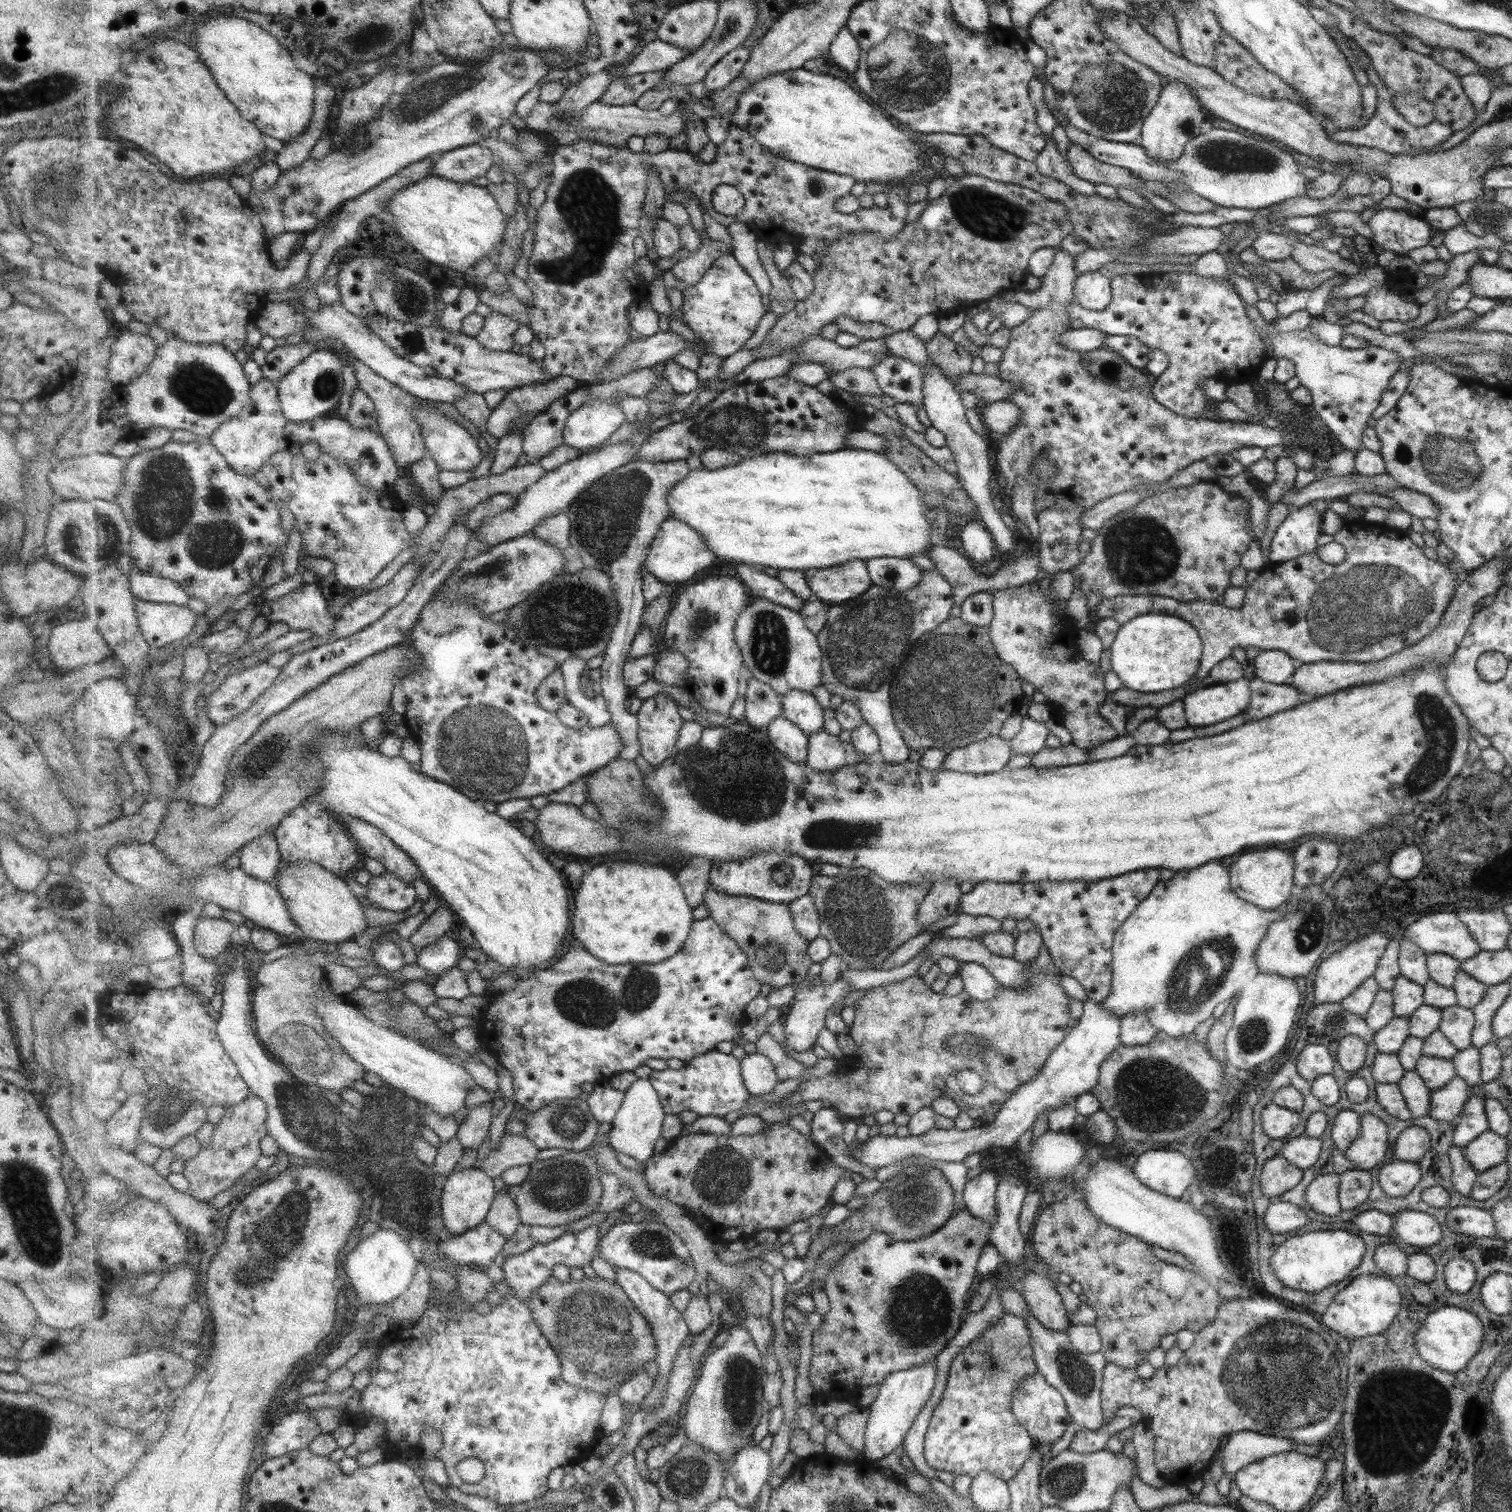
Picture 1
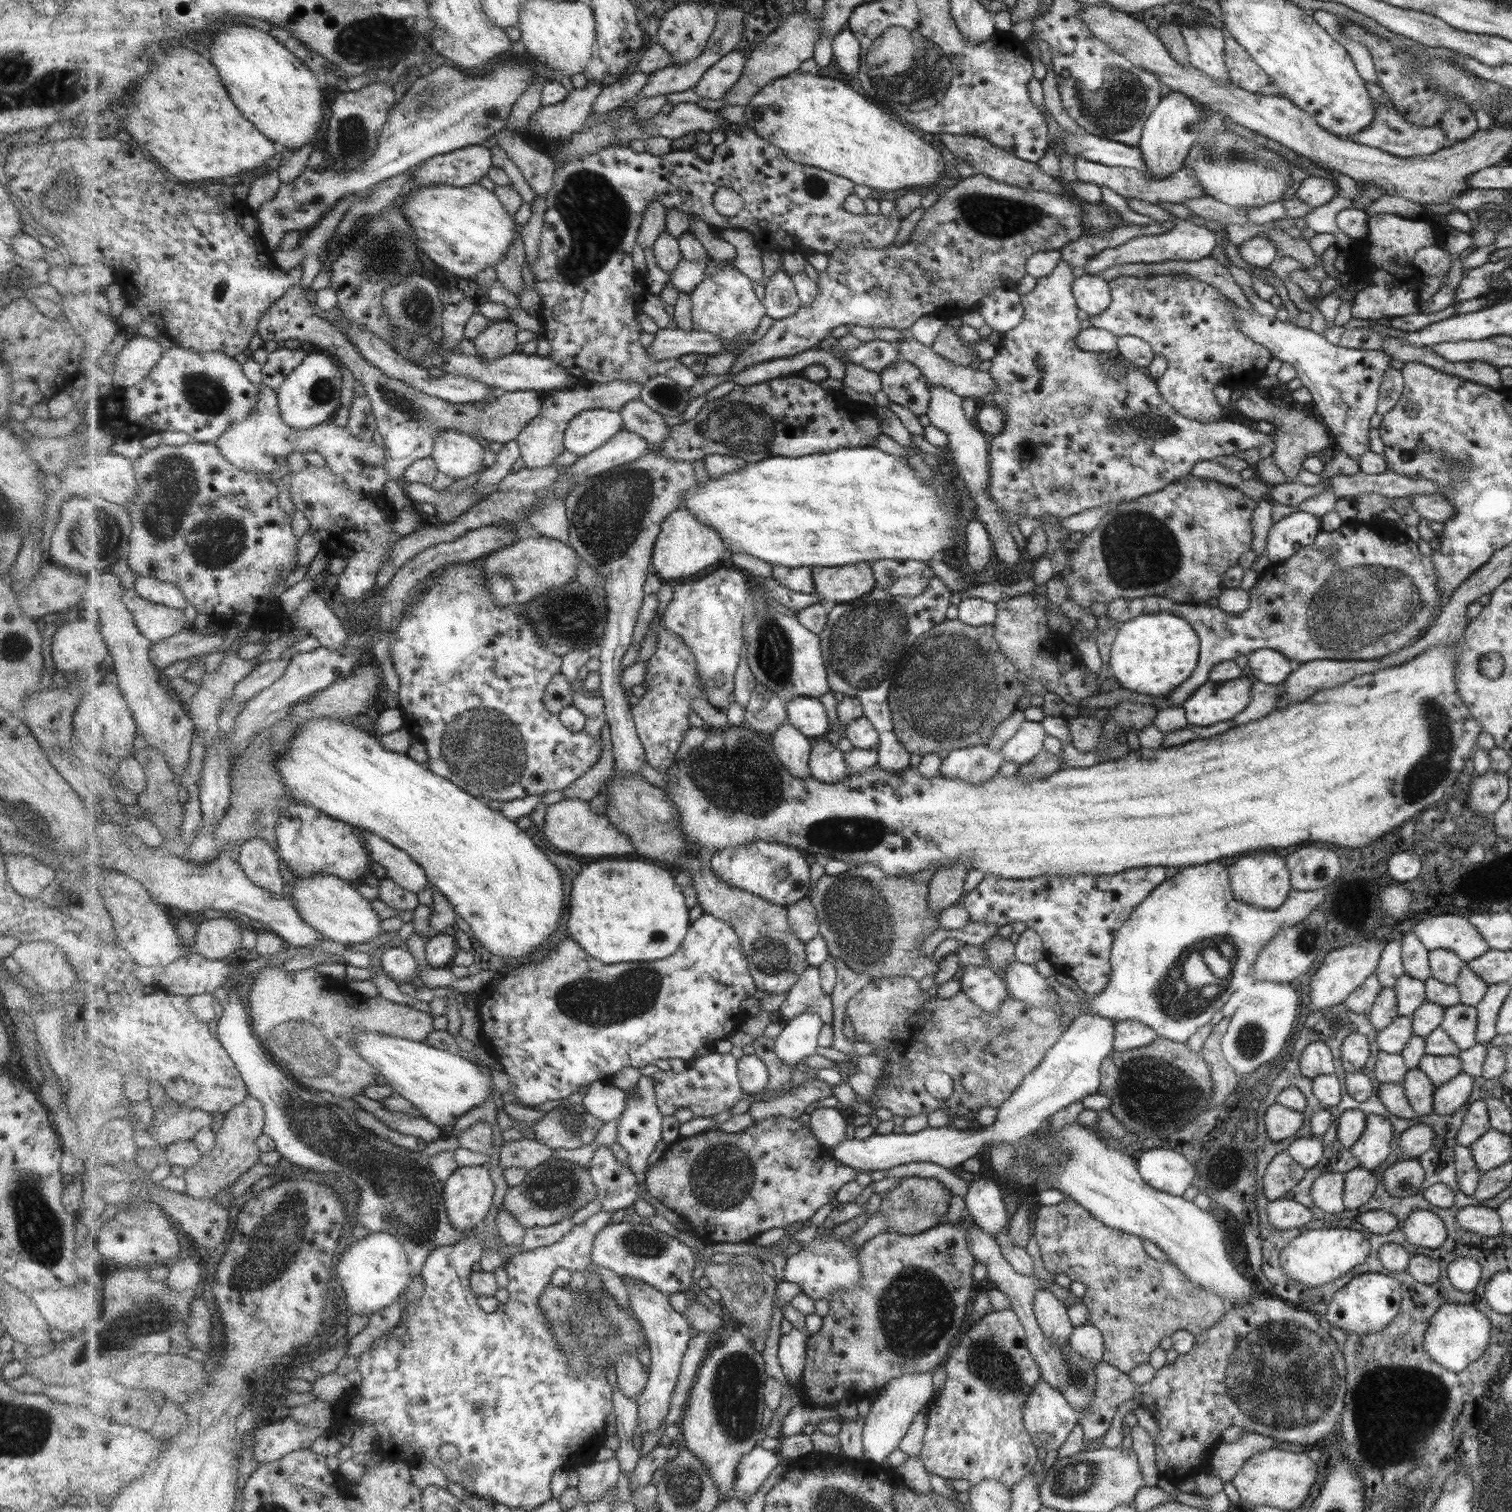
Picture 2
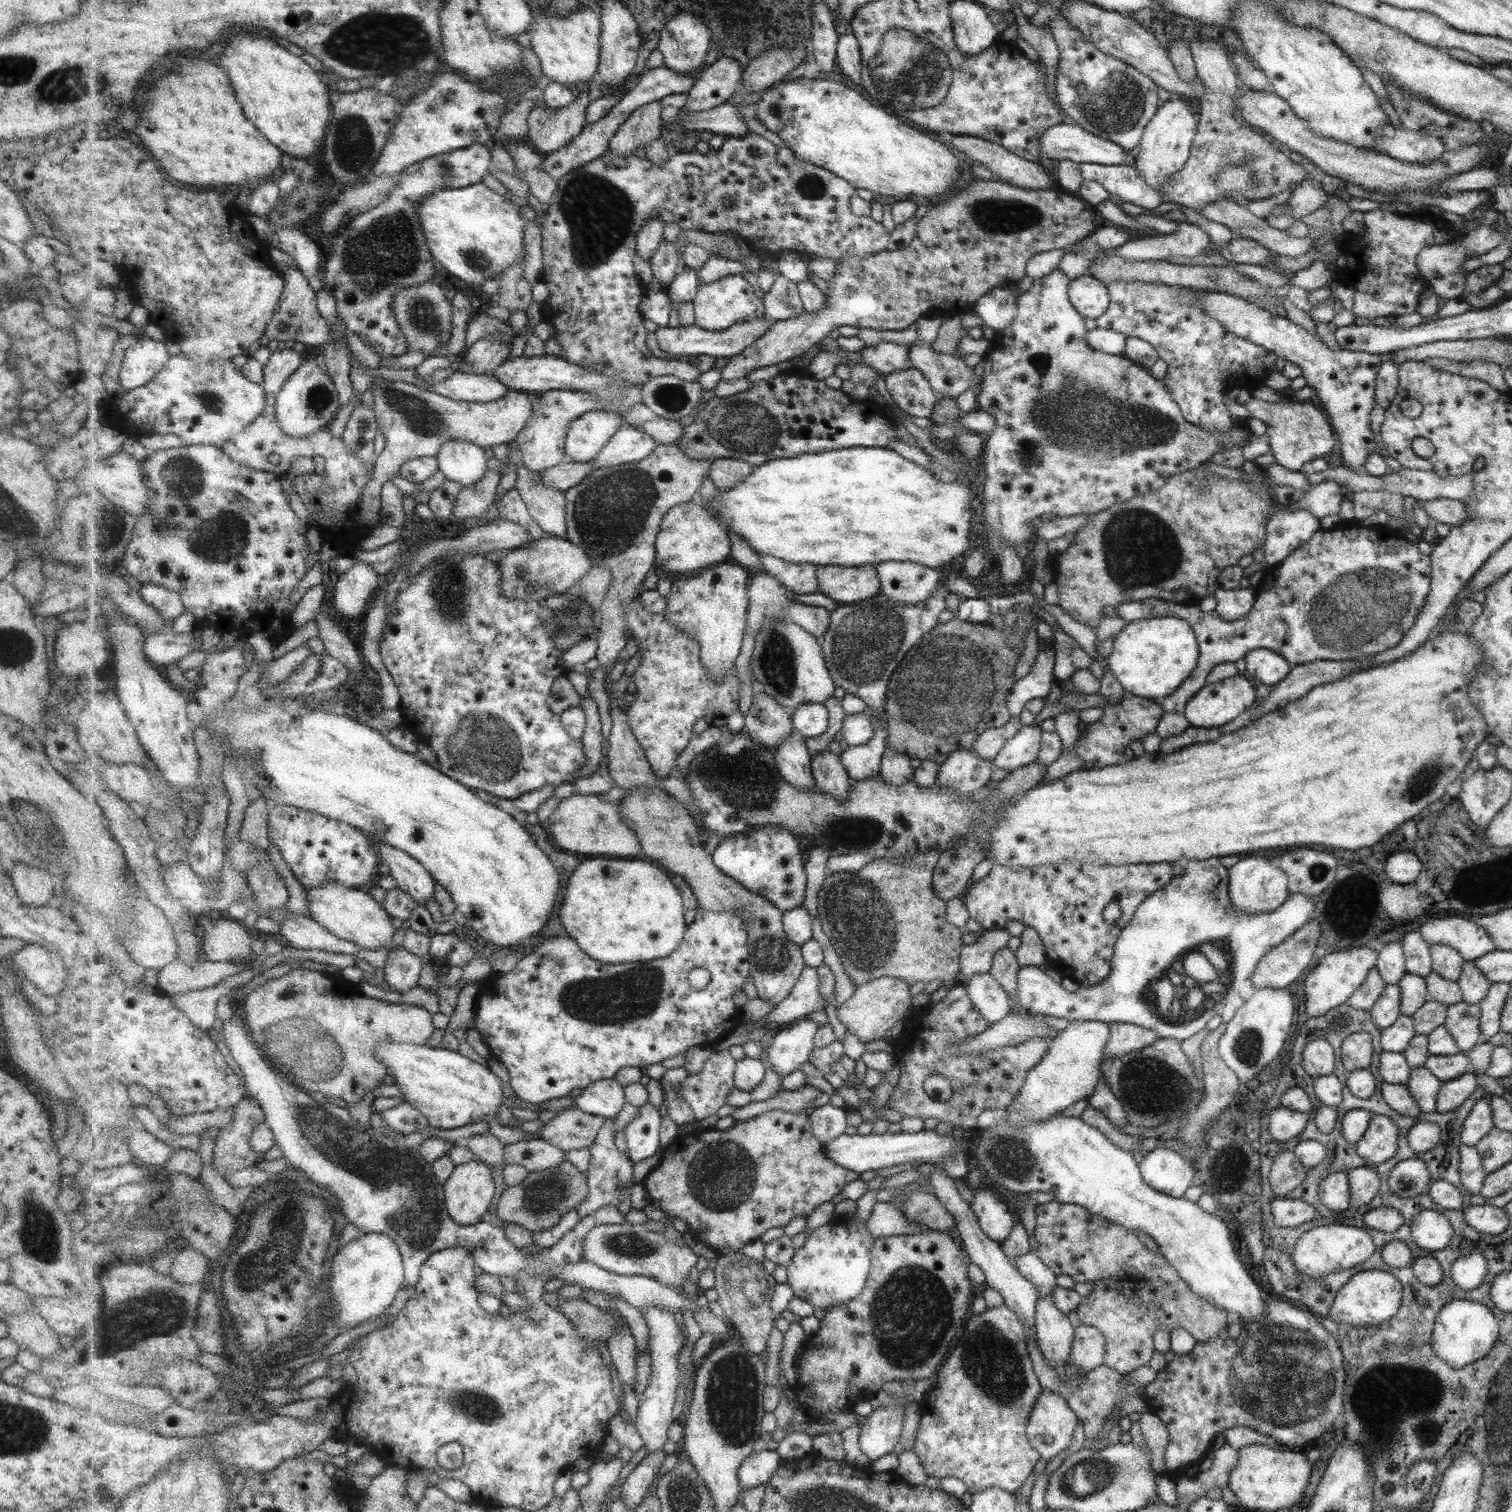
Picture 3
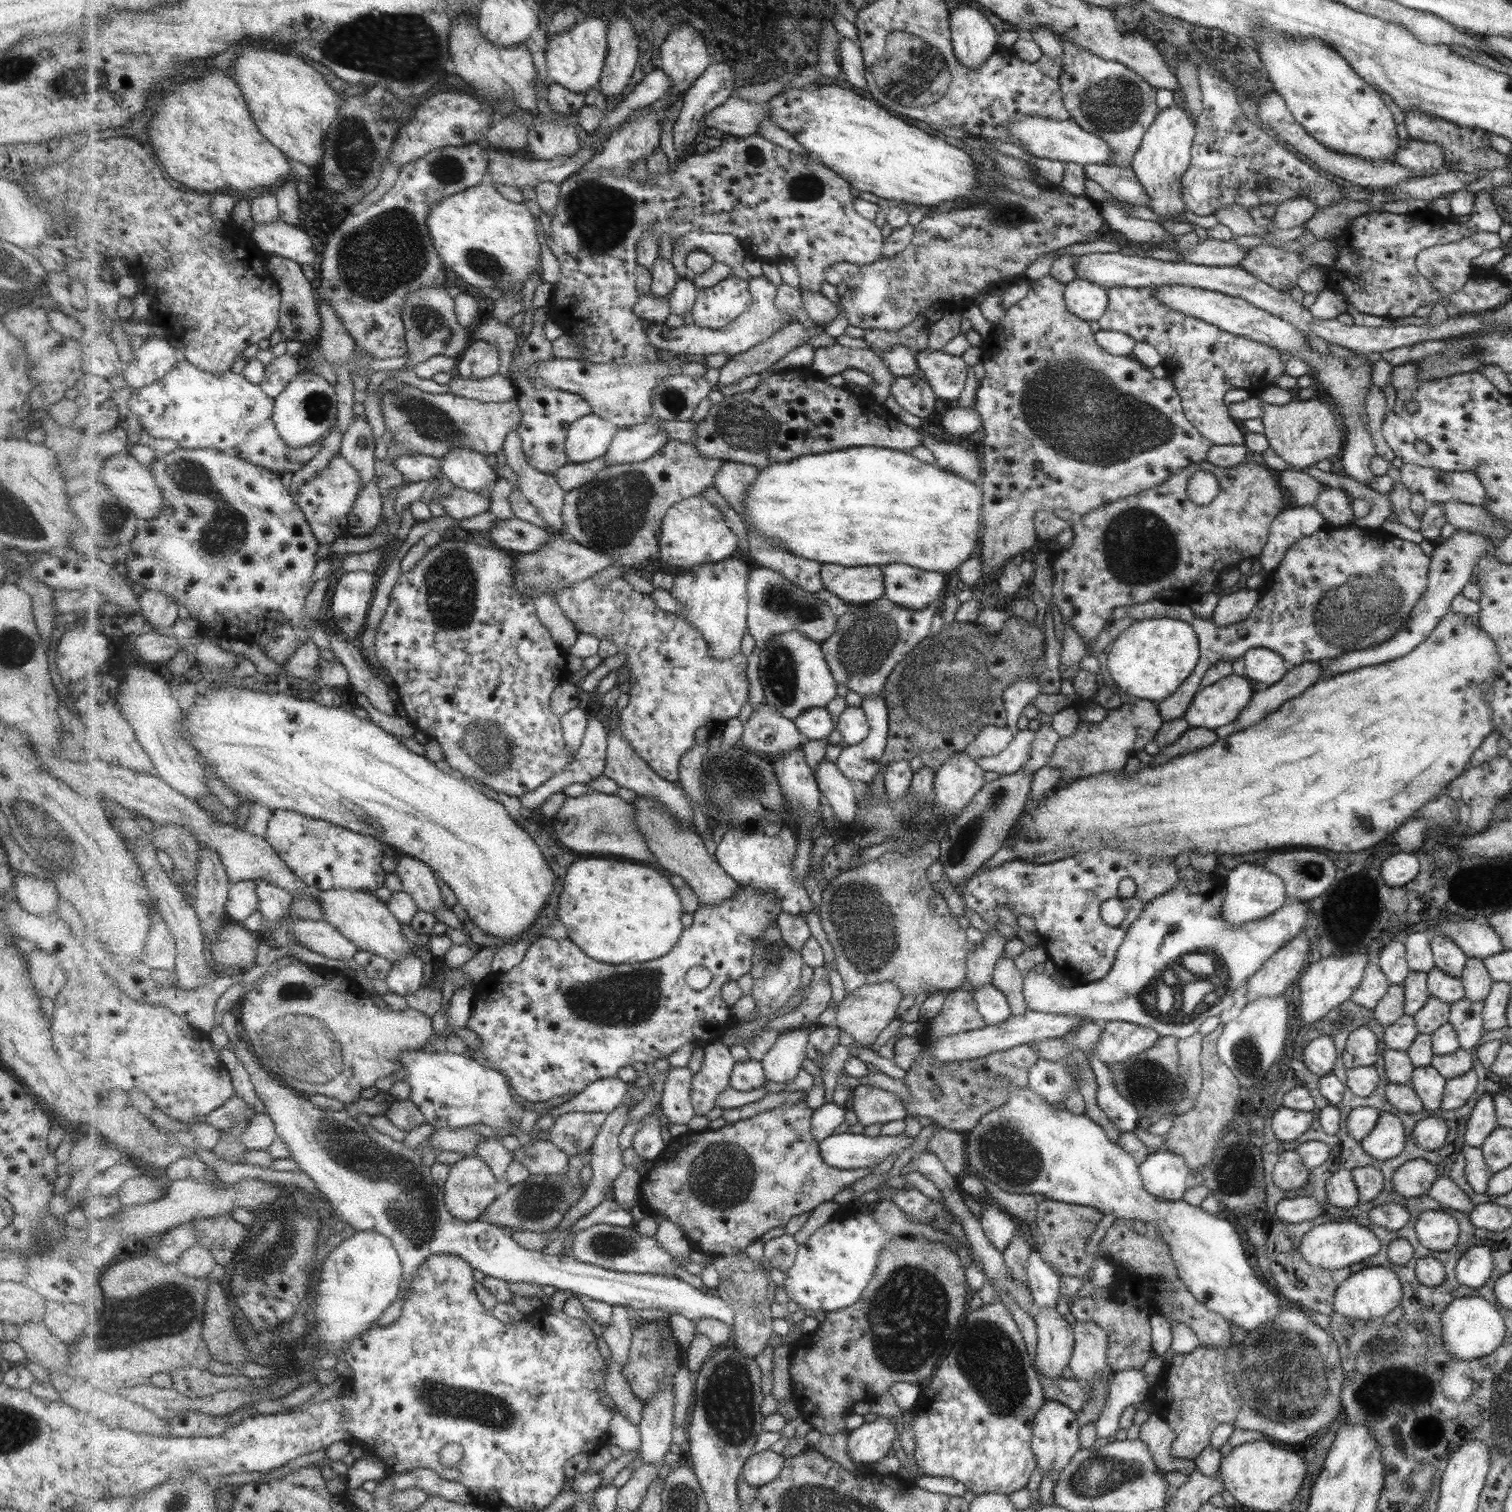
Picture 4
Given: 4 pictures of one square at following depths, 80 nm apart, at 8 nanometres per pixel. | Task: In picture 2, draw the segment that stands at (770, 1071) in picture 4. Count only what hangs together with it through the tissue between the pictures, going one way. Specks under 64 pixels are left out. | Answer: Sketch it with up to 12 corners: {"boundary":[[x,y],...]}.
{"boundary":[[809,1009],[792,1018],[776,1040],[789,1068],[817,1055],[824,1025]]}

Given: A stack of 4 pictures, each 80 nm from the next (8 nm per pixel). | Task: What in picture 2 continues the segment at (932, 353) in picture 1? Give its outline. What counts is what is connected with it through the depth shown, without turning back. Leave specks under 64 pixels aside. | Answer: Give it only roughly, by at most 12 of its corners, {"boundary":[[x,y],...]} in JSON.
{"boundary":[[946,327],[937,333],[930,349],[941,358],[968,366],[972,352]]}

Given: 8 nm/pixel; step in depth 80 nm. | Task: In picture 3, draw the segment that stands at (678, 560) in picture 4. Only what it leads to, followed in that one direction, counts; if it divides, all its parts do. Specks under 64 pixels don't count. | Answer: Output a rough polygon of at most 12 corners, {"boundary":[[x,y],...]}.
{"boundary":[[698,500],[672,508],[656,542],[663,574],[730,561],[731,538]]}

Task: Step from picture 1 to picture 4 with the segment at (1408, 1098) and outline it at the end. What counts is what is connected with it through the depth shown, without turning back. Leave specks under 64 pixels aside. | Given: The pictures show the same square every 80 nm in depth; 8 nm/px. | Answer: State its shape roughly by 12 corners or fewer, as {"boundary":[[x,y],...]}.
{"boundary":[[1414,1068],[1409,1086],[1425,1110],[1440,1108],[1446,1079]]}

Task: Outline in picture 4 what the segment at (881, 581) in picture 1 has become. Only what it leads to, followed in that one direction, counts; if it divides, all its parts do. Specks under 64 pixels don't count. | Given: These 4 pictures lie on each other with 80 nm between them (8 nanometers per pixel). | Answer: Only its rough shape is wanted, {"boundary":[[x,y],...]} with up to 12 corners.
{"boundary":[[906,564],[882,566],[886,595],[923,610],[946,592],[946,576]]}

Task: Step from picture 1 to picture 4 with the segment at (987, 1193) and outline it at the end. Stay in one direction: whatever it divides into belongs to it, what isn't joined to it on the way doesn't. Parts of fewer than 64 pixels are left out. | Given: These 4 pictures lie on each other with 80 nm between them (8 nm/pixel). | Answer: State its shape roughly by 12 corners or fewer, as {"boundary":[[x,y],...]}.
{"boundary":[[993,1201],[981,1203],[985,1238],[1001,1253],[1016,1220]]}

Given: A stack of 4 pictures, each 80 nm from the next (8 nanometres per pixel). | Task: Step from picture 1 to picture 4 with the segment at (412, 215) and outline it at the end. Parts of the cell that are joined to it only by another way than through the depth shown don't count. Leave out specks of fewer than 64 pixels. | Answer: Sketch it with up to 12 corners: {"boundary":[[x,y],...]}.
{"boundary":[[477,185],[431,207],[445,266],[480,291],[541,262],[533,214]]}

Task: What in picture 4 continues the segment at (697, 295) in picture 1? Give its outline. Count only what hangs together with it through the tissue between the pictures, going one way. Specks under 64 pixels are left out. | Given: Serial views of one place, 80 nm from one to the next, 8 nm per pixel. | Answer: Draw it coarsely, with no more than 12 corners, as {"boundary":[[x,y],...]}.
{"boundary":[[733,274],[699,289],[697,326],[719,330],[753,303],[750,282]]}

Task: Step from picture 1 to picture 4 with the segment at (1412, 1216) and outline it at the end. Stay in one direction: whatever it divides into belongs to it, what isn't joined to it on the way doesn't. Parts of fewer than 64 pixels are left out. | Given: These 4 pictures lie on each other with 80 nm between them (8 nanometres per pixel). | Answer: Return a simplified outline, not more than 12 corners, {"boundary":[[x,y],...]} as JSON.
{"boundary":[[1437,1210],[1419,1215],[1413,1228],[1421,1246],[1453,1247],[1455,1219]]}

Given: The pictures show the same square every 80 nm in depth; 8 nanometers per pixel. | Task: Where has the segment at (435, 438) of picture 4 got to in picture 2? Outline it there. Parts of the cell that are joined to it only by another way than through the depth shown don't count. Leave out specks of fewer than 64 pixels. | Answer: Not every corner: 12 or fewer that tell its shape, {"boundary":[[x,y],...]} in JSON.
{"boundary":[[296,284],[259,321],[263,340],[320,346],[362,382],[390,477],[455,429],[505,444],[547,390],[484,408],[419,392],[373,366]]}

